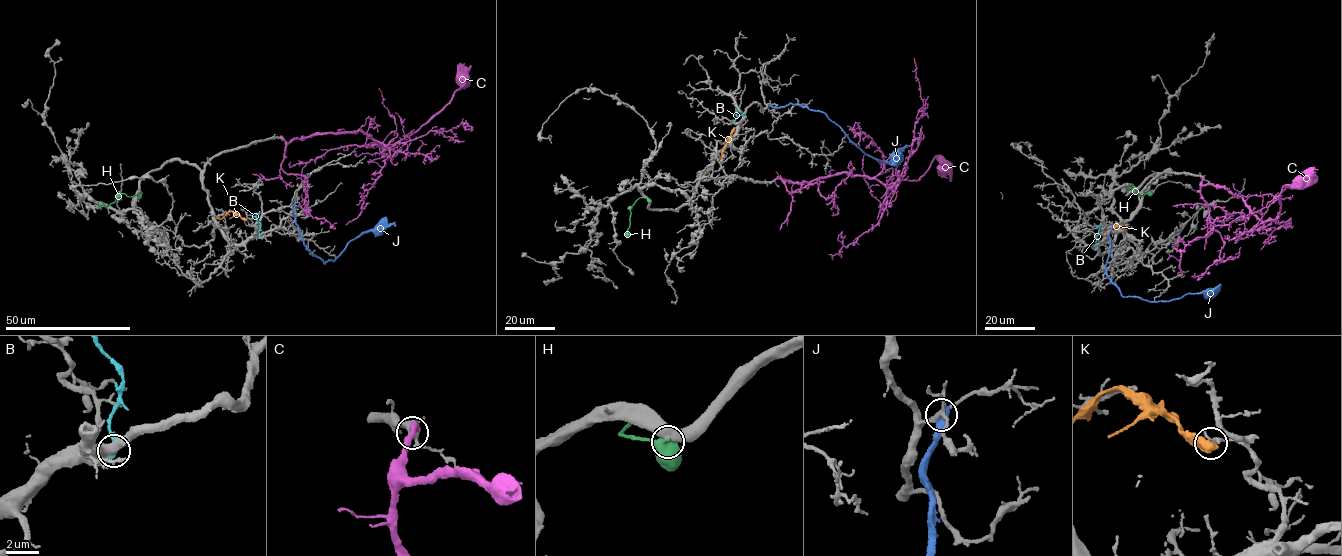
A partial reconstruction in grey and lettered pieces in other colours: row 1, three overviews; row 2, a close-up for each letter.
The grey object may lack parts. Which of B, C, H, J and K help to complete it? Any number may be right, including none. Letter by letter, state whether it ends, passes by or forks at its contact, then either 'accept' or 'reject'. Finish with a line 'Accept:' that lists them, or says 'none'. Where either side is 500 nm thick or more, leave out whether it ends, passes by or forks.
B: reject
C: accept
H: reject
J: it ends; reject
K: reject
Accept: C

